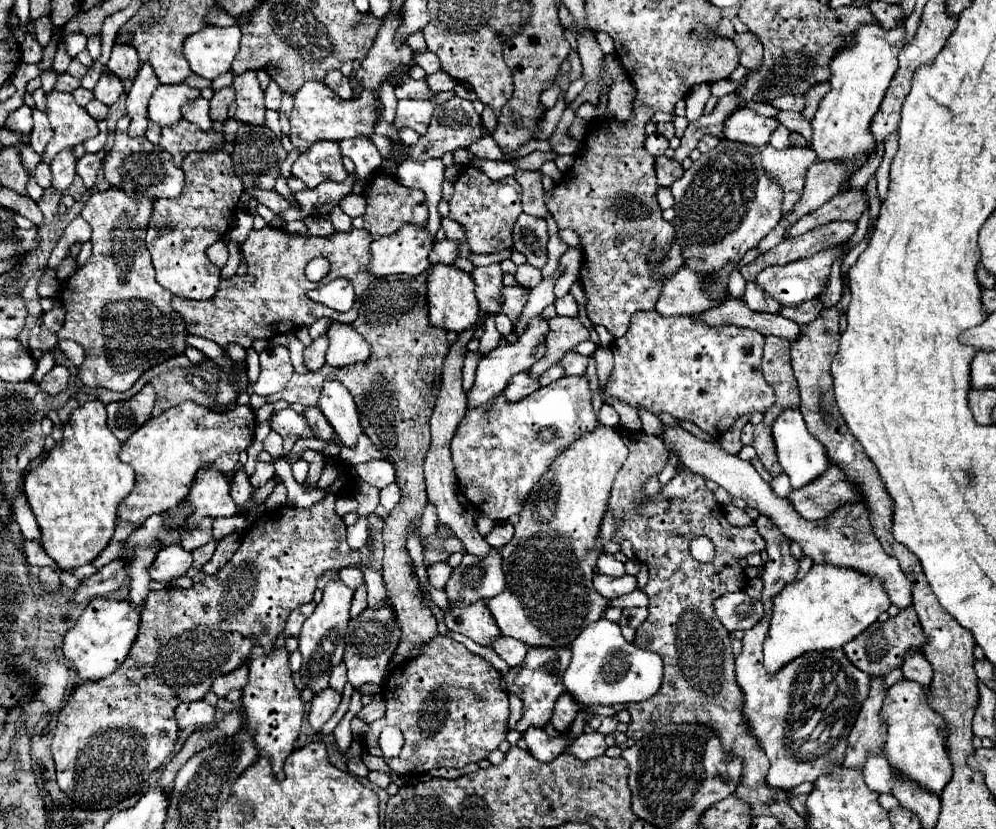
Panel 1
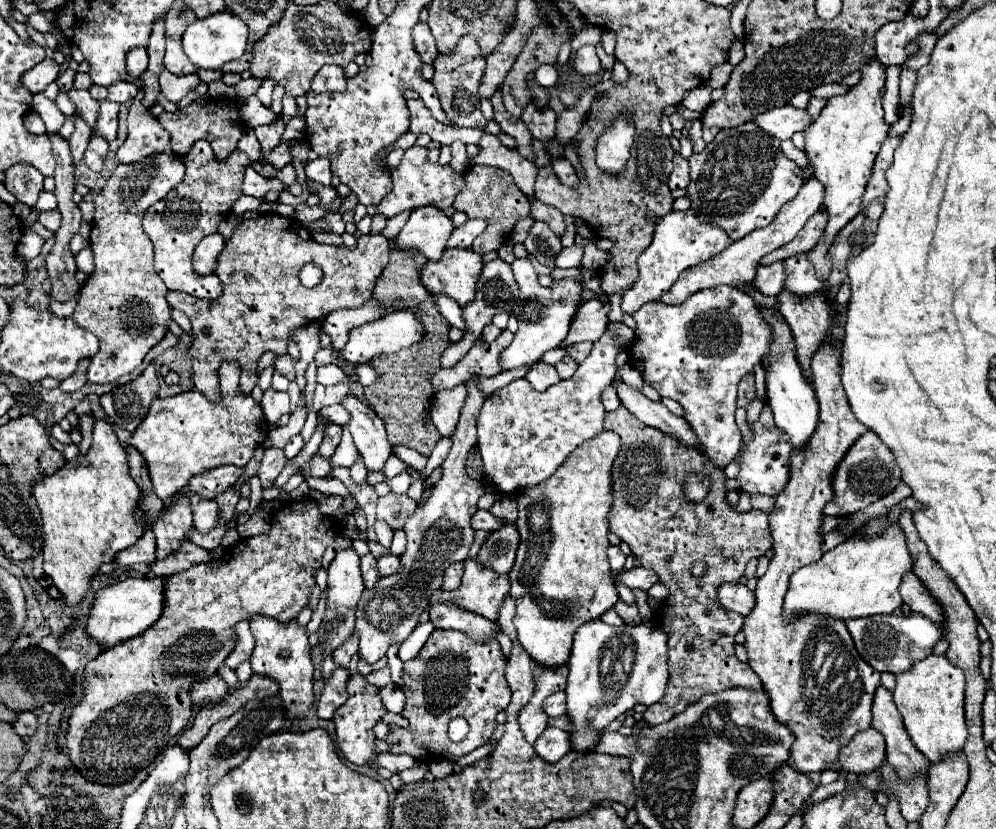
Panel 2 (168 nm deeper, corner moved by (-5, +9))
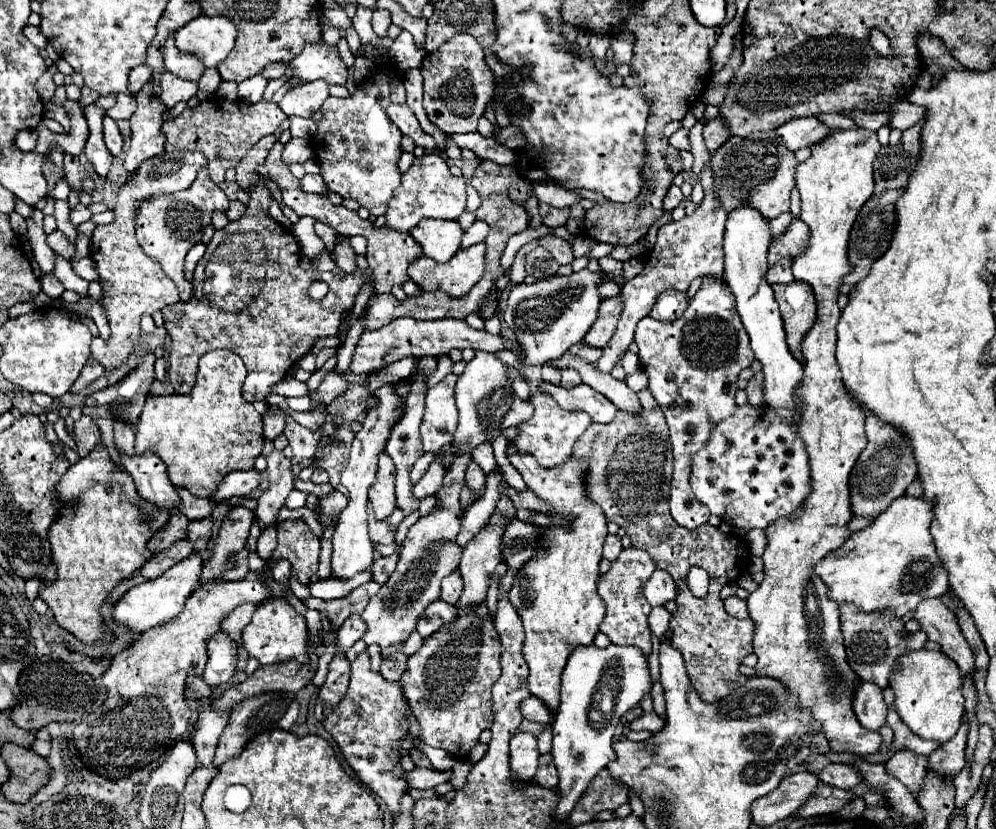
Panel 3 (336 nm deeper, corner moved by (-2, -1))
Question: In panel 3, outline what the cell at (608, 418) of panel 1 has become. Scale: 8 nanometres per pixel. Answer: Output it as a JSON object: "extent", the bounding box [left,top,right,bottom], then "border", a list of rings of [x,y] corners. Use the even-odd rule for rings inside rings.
{"extent":[538,382,618,424],"border":[[[540,382],[538,388],[540,388],[540,392],[550,394],[560,408],[584,410],[594,418],[594,422],[606,424],[618,412],[618,410],[614,410],[614,404],[608,398],[602,398],[602,394],[598,394],[596,390],[592,390],[586,384],[574,386],[574,388],[564,388],[564,386],[556,386],[550,382]]]}

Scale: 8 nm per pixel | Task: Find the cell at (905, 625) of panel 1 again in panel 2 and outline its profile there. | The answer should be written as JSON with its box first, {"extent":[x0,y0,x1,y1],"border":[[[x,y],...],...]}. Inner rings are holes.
{"extent":[847,614,943,674],"border":[[[889,614],[889,616],[867,616],[865,620],[847,620],[849,634],[855,640],[859,656],[873,666],[877,672],[899,674],[909,670],[915,662],[929,656],[933,646],[943,638],[941,628],[921,614]]]}

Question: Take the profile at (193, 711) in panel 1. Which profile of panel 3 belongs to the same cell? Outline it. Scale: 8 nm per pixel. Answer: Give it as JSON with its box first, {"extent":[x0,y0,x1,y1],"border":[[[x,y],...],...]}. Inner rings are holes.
{"extent":[204,632,238,686],"border":[[[222,632],[218,638],[210,640],[208,646],[208,662],[204,668],[204,682],[208,686],[226,686],[236,670],[236,656],[238,646],[230,640],[230,636],[224,636]]]}

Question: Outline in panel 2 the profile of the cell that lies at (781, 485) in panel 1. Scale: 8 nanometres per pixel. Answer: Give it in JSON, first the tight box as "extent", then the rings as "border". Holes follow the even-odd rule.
{"extent":[739,422,793,498],"border":[[[747,422],[751,430],[751,440],[743,440],[739,448],[739,492],[745,492],[749,498],[753,494],[767,494],[767,496],[777,496],[781,488],[789,482],[789,456],[793,446],[789,444],[789,436],[781,432],[777,426],[775,428],[765,428],[759,422]]]}

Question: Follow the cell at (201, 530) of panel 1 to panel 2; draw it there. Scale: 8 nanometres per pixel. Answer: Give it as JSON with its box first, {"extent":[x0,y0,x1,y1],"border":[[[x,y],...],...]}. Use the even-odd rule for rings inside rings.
{"extent":[189,496,219,532],"border":[[[189,496],[193,506],[193,524],[199,532],[209,532],[217,526],[219,512],[215,500],[205,500],[201,496]]]}

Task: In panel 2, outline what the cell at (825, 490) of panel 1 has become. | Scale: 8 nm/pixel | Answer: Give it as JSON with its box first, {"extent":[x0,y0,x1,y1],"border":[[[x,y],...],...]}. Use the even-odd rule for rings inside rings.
{"extent":[825,432,901,516],"border":[[[865,432],[853,448],[847,452],[843,462],[837,466],[833,476],[835,498],[825,506],[827,516],[851,516],[875,500],[893,492],[893,488],[901,482],[901,470],[897,468],[893,452],[881,442],[875,432]]]}

